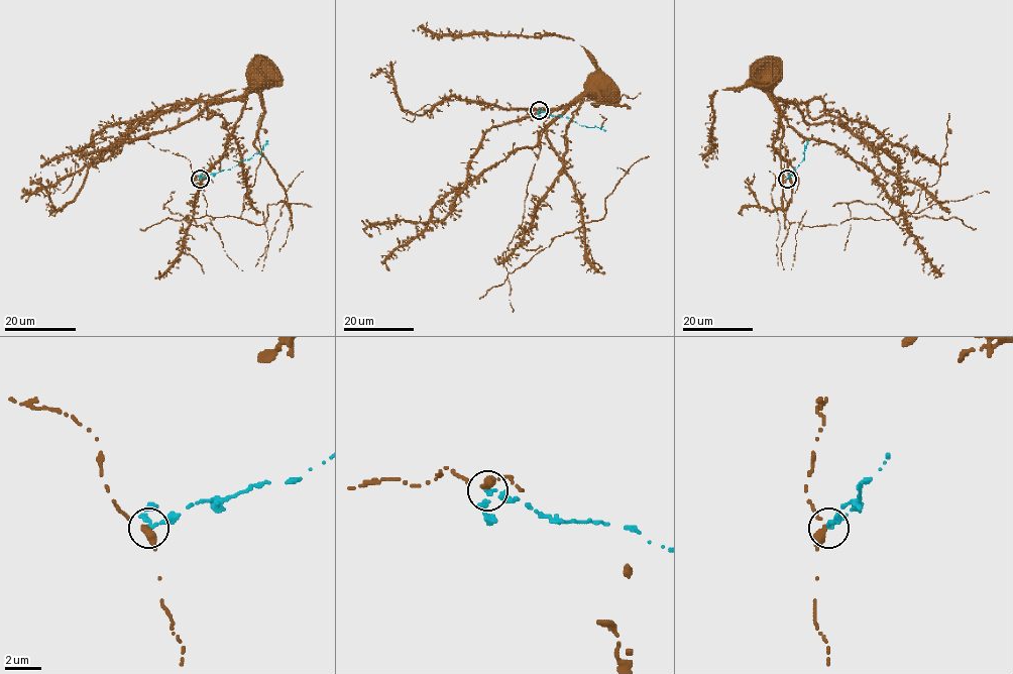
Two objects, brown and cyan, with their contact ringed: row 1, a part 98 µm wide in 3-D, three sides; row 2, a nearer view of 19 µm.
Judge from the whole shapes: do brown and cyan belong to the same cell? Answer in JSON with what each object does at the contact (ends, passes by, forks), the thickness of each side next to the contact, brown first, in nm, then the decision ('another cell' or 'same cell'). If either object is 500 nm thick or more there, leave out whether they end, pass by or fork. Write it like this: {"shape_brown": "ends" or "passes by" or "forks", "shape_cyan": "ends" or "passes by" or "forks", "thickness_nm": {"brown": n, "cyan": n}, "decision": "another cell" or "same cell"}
{"shape_brown": "passes by", "shape_cyan": "passes by", "thickness_nm": {"brown": 320, "cyan": 190}, "decision": "another cell"}

